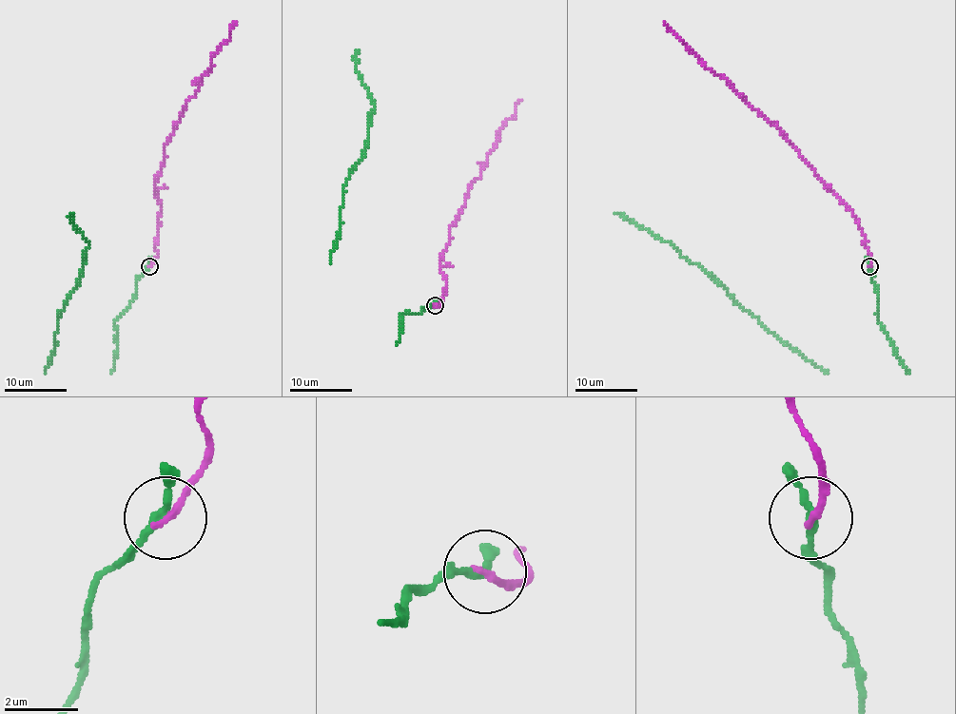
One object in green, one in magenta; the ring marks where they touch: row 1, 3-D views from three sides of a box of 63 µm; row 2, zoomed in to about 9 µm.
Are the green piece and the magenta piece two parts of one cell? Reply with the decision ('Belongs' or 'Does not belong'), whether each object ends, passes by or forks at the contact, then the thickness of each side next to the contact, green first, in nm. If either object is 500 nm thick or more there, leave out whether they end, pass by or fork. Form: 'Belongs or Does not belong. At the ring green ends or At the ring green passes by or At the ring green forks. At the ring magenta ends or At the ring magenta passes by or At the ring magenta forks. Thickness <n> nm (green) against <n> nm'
Belongs. At the ring green passes by. At the ring magenta ends. Thickness 200 nm (green) against 200 nm

